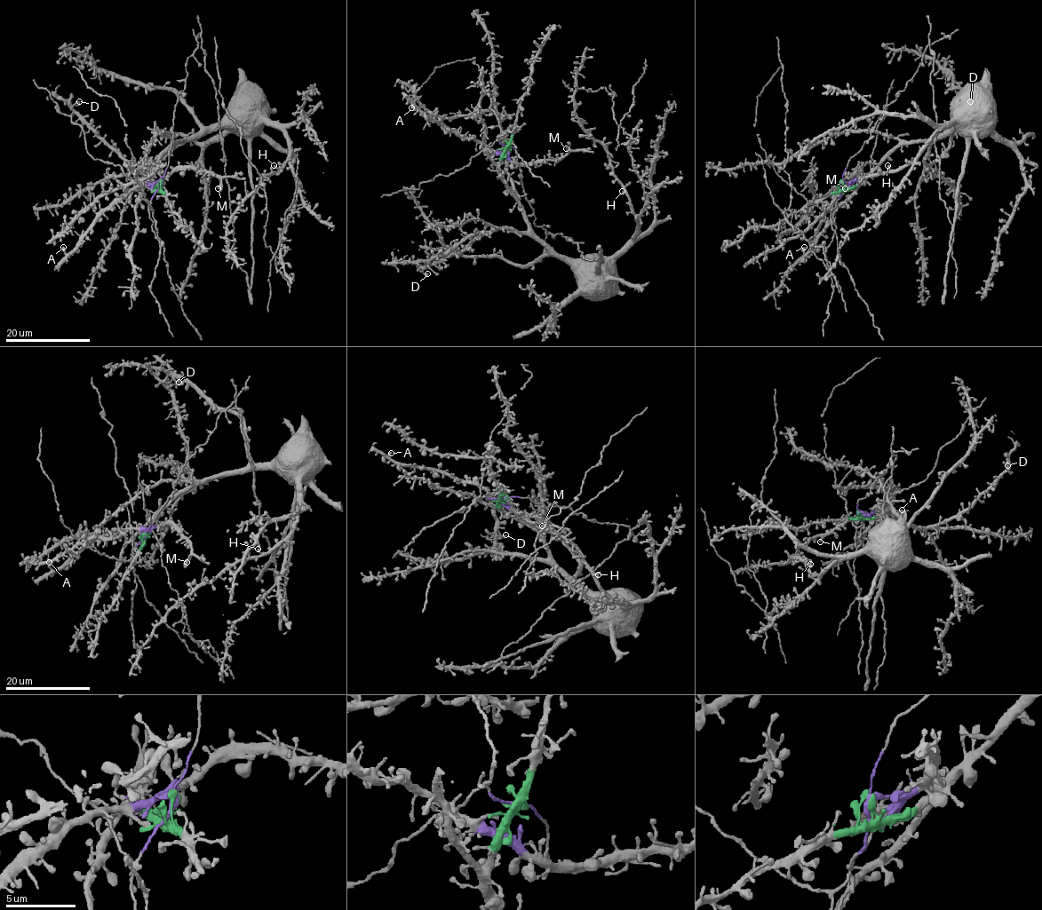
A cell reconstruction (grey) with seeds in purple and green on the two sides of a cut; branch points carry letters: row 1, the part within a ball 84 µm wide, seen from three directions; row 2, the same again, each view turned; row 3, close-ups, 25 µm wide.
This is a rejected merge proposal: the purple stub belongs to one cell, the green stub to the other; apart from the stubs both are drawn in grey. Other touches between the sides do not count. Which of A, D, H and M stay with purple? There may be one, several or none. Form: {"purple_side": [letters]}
{"purple_side": ["A", "M"]}

